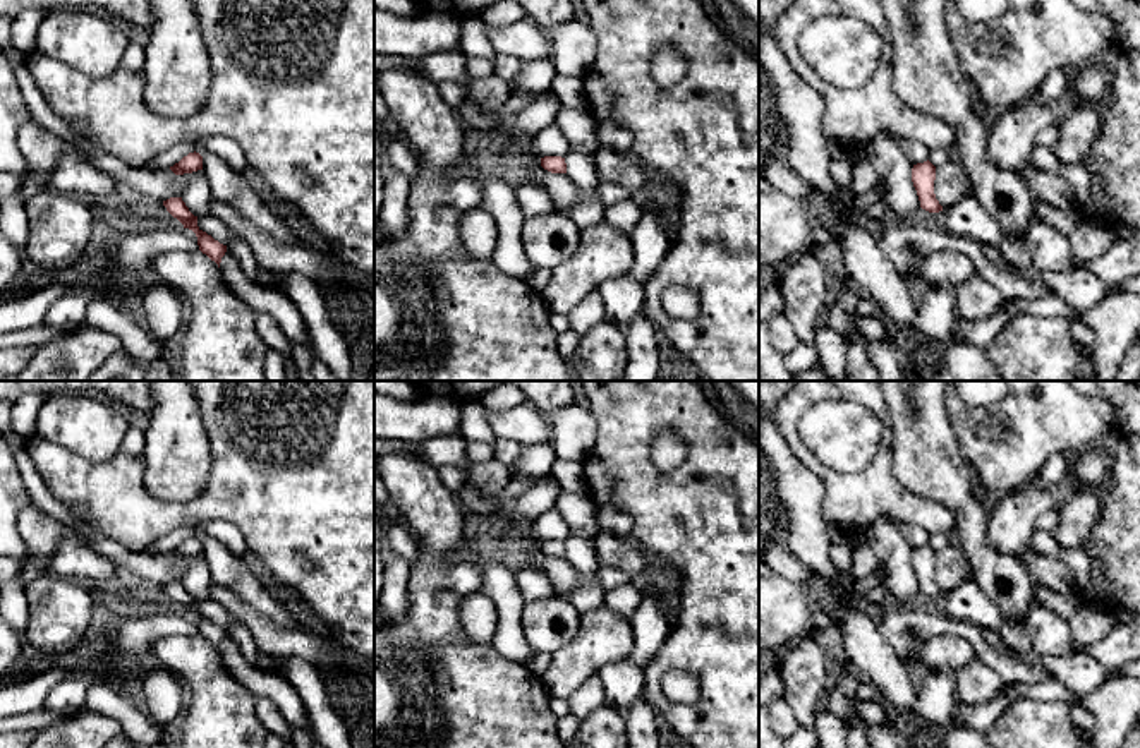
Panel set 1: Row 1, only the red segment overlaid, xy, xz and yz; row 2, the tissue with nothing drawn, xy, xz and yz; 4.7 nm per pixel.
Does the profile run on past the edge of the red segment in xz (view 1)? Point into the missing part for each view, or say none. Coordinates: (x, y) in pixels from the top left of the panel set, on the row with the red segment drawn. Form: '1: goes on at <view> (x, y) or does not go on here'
1: does not go on here

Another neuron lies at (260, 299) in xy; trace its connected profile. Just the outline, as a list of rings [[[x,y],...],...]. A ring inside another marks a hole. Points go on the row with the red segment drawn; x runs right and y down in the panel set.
[[[227,250],[220,271],[230,290],[252,311],[266,312],[276,319],[290,343],[307,343],[309,335],[299,309],[287,295],[258,285],[240,268],[239,261]]]

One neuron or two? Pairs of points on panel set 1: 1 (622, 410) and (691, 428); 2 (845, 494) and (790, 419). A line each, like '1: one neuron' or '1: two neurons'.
1: one neuron
2: one neuron

